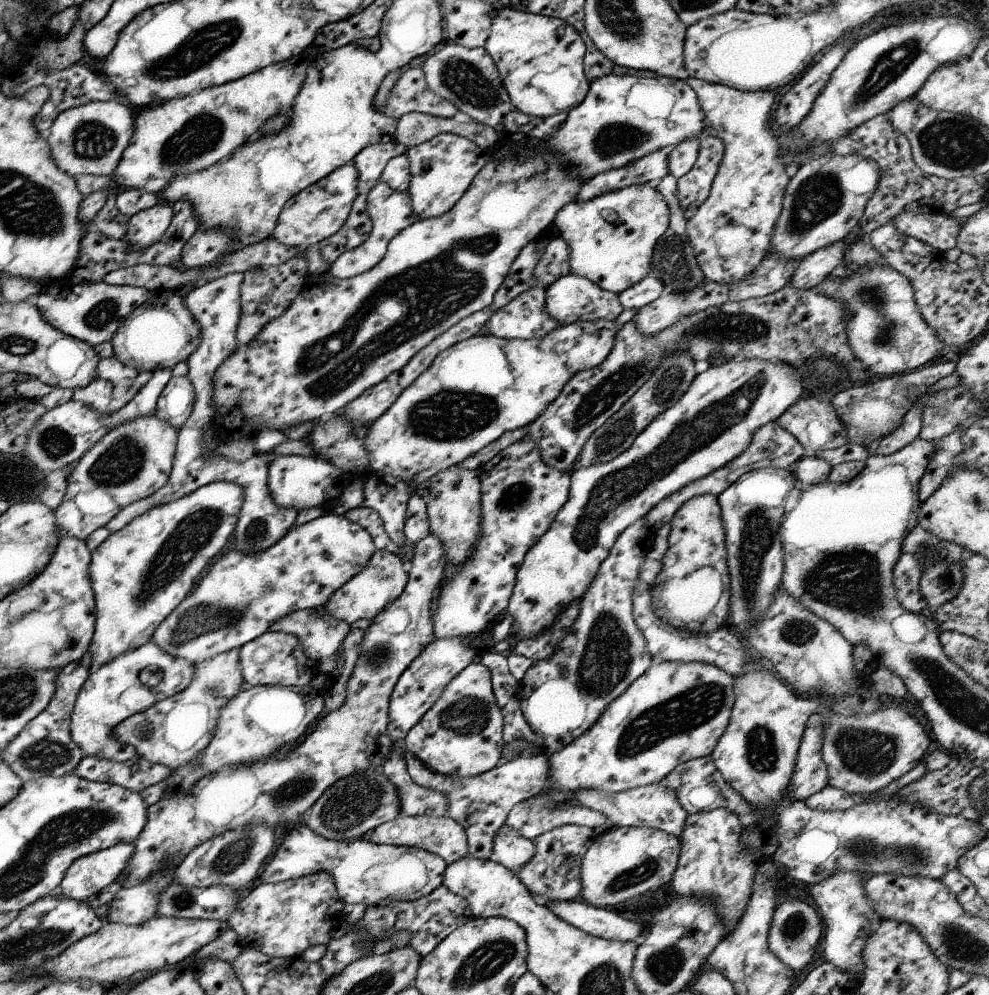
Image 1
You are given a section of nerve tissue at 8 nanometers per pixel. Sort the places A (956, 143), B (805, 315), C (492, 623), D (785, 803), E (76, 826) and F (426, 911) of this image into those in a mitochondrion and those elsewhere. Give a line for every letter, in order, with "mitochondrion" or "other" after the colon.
A: mitochondrion
B: other
C: other
D: other
E: mitochondrion
F: other

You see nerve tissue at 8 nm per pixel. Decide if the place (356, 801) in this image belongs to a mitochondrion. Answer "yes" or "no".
yes

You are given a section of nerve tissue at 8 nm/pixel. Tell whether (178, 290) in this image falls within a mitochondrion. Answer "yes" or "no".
no

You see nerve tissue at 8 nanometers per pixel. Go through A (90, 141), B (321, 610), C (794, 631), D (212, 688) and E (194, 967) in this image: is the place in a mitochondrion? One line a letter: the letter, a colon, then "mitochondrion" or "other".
A: mitochondrion
B: other
C: mitochondrion
D: mitochondrion
E: other

